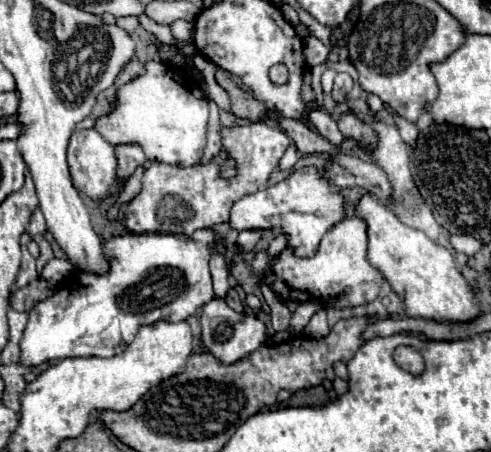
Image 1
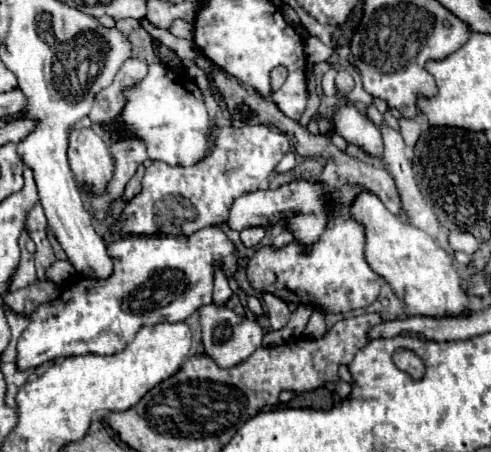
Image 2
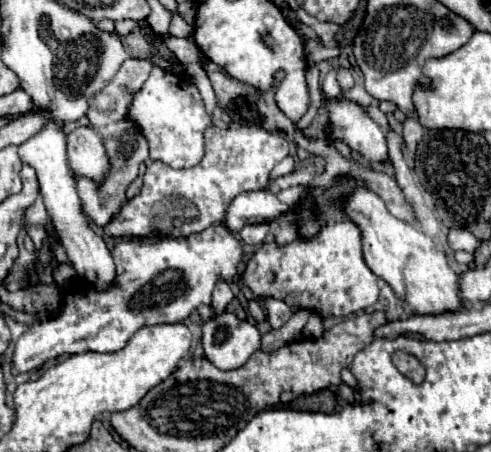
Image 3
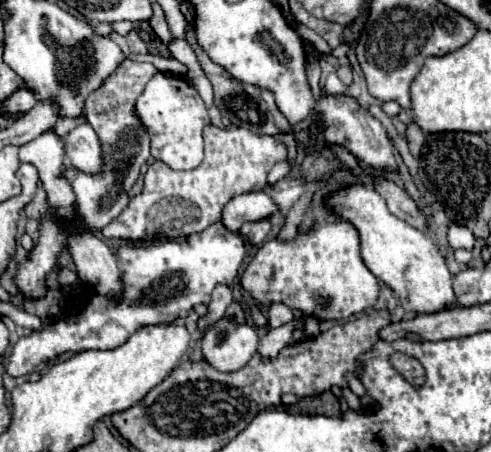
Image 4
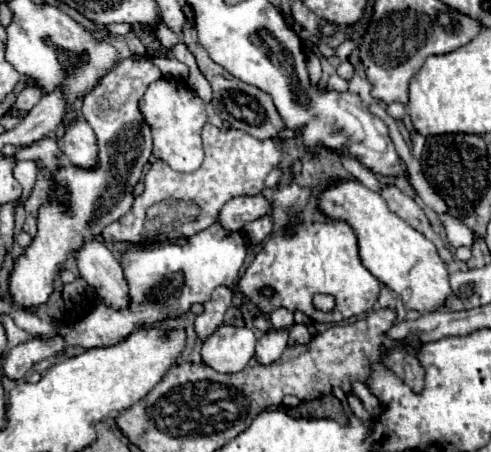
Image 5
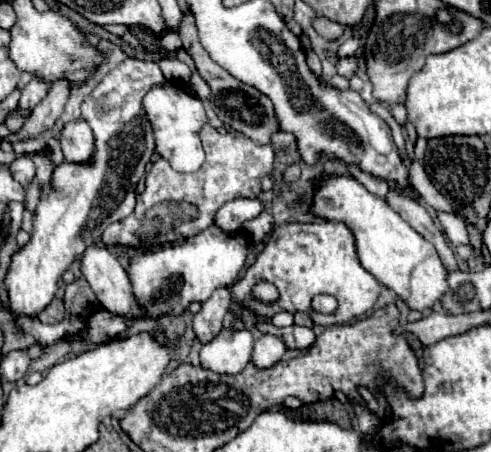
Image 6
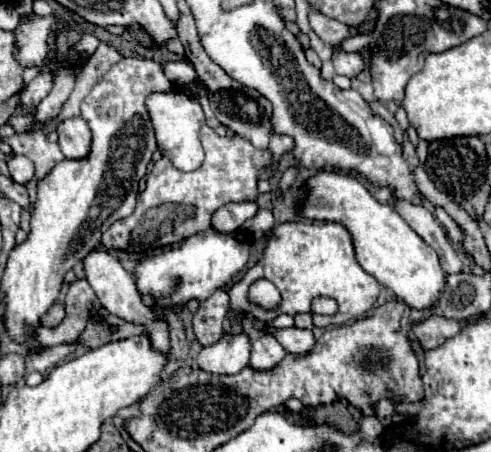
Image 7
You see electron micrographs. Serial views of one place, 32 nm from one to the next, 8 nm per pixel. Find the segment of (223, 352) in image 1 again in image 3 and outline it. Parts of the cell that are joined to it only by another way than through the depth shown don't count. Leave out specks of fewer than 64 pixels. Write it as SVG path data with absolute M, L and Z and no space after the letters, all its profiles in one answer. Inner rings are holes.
M200 306L198 314L202 318L202 346L204 346L204 356L216 364L220 370L236 370L246 364L246 360L260 348L260 334L258 328L250 322L240 322L234 314L224 312L222 316L212 316L210 306Z

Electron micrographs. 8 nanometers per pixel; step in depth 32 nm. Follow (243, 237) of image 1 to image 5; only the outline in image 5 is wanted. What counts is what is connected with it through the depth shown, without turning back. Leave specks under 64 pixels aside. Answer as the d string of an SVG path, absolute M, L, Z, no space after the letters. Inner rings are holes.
M264 214L252 222L246 222L244 224L244 234L248 234L248 238L258 244L258 242L264 242L264 238L270 234L272 230L272 216L270 214Z

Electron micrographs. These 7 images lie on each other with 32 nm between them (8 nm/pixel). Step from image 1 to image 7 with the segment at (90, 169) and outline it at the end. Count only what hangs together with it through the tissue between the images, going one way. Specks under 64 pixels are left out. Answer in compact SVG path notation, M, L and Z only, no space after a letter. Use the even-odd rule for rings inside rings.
M66 118L58 122L58 144L66 158L84 158L90 150L90 128L82 118Z

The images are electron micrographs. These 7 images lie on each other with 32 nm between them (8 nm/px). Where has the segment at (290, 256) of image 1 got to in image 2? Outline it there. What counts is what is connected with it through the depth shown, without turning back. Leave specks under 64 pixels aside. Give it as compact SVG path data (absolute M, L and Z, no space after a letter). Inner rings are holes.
M353 184L330 192L329 200L338 209L331 222L338 224L328 224L316 244L302 246L292 242L284 248L265 246L279 234L279 224L270 226L266 242L264 239L261 242L264 246L258 248L258 252L248 262L246 276L250 286L262 294L270 292L288 304L316 304L316 308L324 314L346 314L376 302L380 292L380 278L364 260L364 230L350 215L350 206L362 190L362 187Z

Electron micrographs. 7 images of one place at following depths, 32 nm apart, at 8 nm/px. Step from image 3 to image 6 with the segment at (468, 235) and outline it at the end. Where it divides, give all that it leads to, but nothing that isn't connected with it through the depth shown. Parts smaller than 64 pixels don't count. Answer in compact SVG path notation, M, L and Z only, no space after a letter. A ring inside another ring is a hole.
M438 212L438 220L448 236L448 240L454 244L454 246L460 246L460 244L468 244L468 232L466 232L466 226L462 220L458 220L456 216L452 214L446 214L446 212Z

